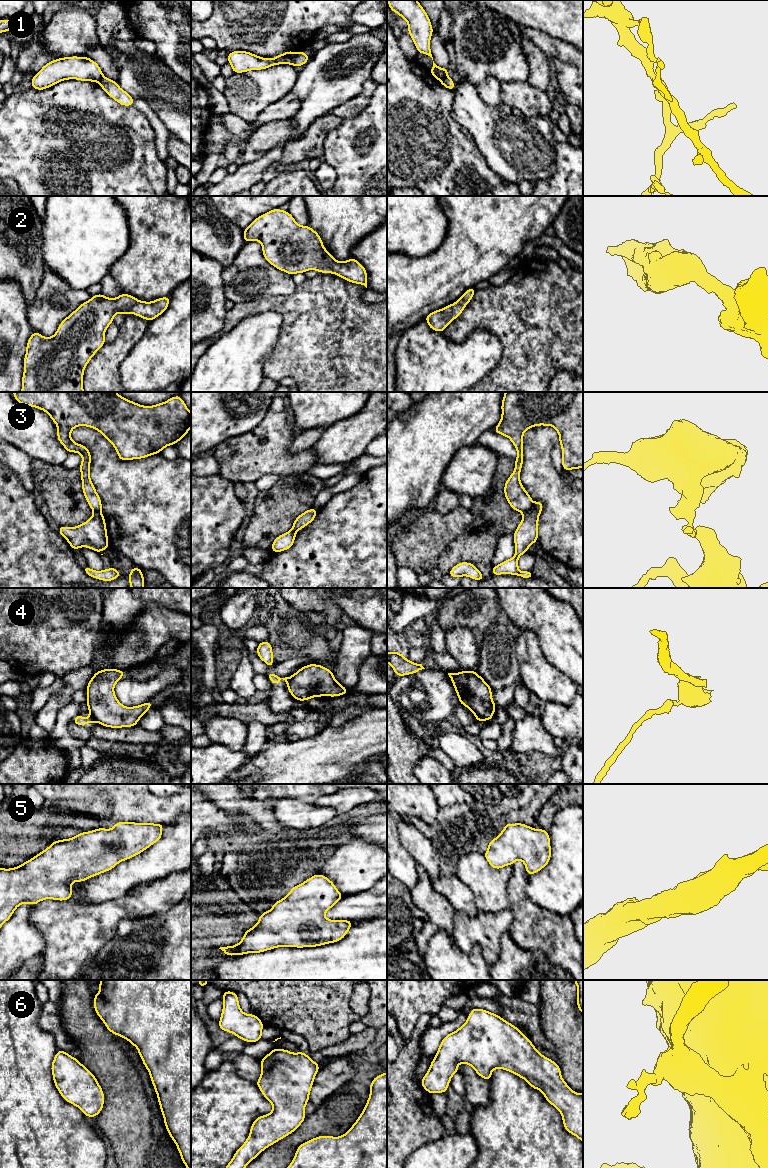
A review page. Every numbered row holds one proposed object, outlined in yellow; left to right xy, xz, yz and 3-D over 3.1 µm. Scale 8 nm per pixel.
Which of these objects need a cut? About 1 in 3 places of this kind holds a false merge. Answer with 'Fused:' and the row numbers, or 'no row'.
Fused: 1, 3, 4

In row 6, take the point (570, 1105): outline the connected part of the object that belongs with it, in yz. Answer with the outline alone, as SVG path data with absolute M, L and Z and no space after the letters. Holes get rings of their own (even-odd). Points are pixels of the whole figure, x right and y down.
M472 1008L467 1021L442 1039L421 1086L431 1095L446 1093L452 1076L459 1072L459 1063L470 1065L487 1081L490 1081L493 1069L504 1069L524 1079L530 1087L541 1091L561 1113L565 1130L583 1143L583 1093L576 1093L568 1086L557 1063L543 1056L517 1026L485 1009Z

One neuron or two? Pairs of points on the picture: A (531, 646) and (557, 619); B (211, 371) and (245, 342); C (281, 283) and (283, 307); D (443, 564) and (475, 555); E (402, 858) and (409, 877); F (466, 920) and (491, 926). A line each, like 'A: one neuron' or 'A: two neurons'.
A: two neurons
B: one neuron
C: two neurons
D: one neuron
E: one neuron
F: one neuron

